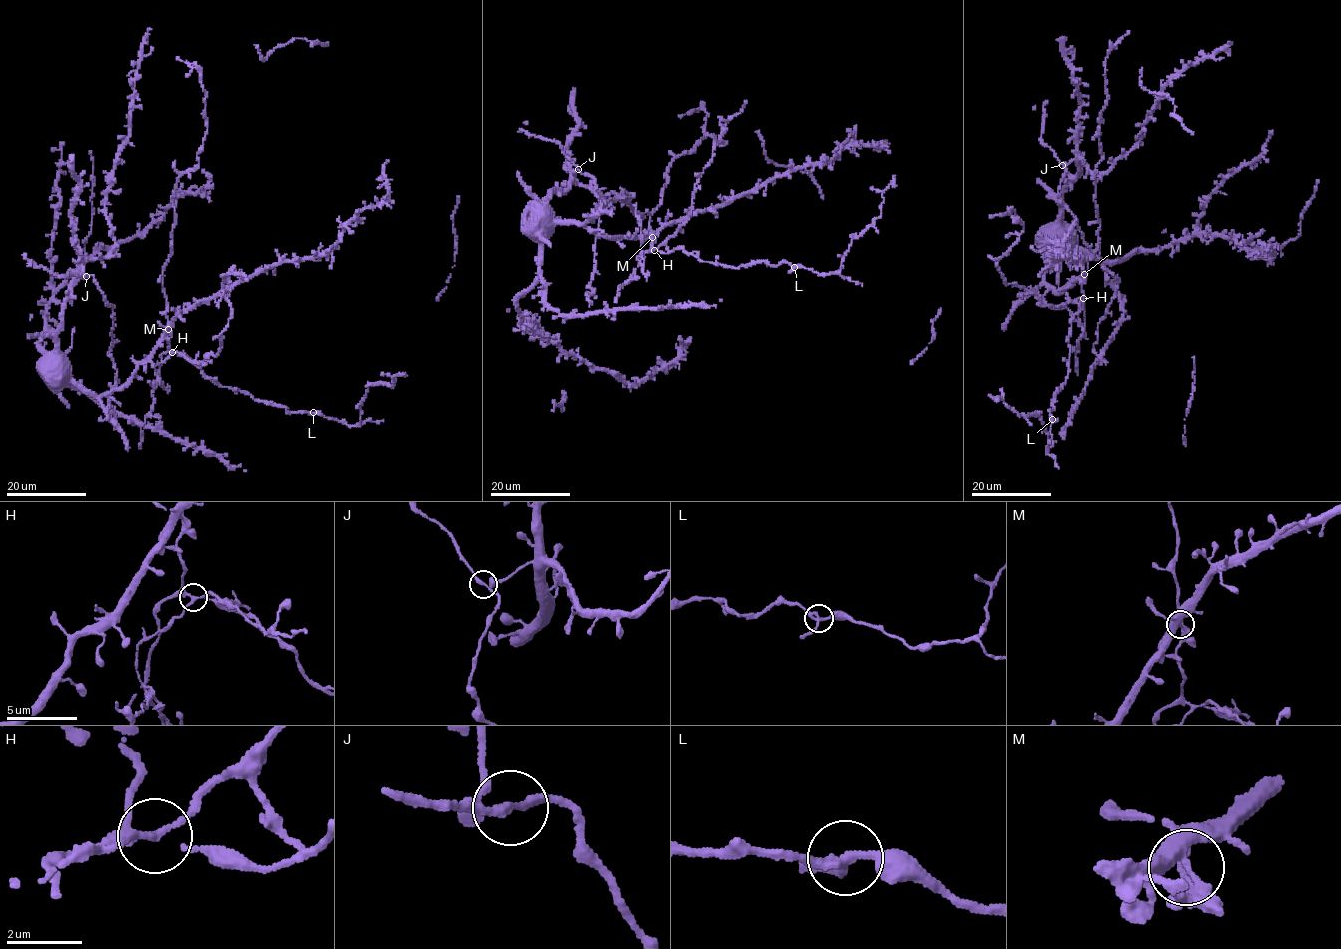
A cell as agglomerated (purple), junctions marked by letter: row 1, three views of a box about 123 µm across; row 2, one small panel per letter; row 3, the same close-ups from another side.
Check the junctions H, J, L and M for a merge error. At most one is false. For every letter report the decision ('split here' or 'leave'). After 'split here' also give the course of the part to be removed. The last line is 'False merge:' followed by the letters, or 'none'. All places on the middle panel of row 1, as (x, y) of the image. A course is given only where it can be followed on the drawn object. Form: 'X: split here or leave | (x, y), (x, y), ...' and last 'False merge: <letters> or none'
H: split here | (655, 250), (685, 222), (714, 140), (726, 143), (716, 143), (723, 131), (720, 121), (739, 114), (746, 102)
J: leave
L: leave
M: leave
False merge: H

